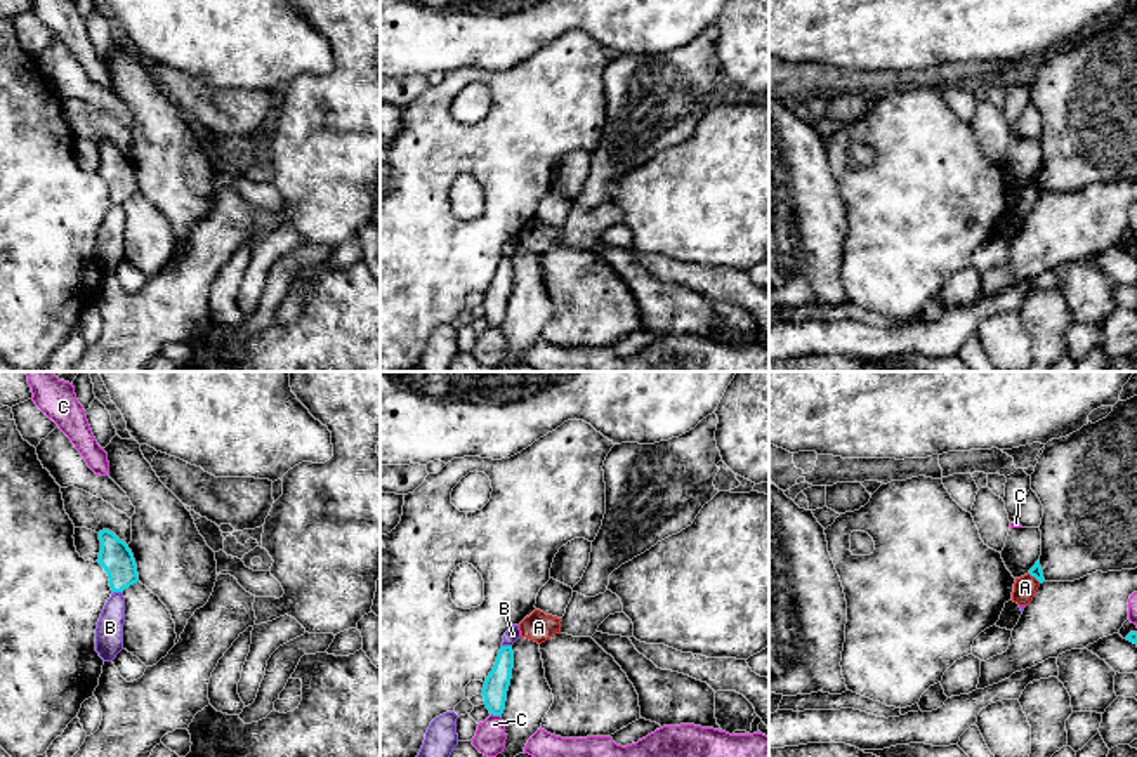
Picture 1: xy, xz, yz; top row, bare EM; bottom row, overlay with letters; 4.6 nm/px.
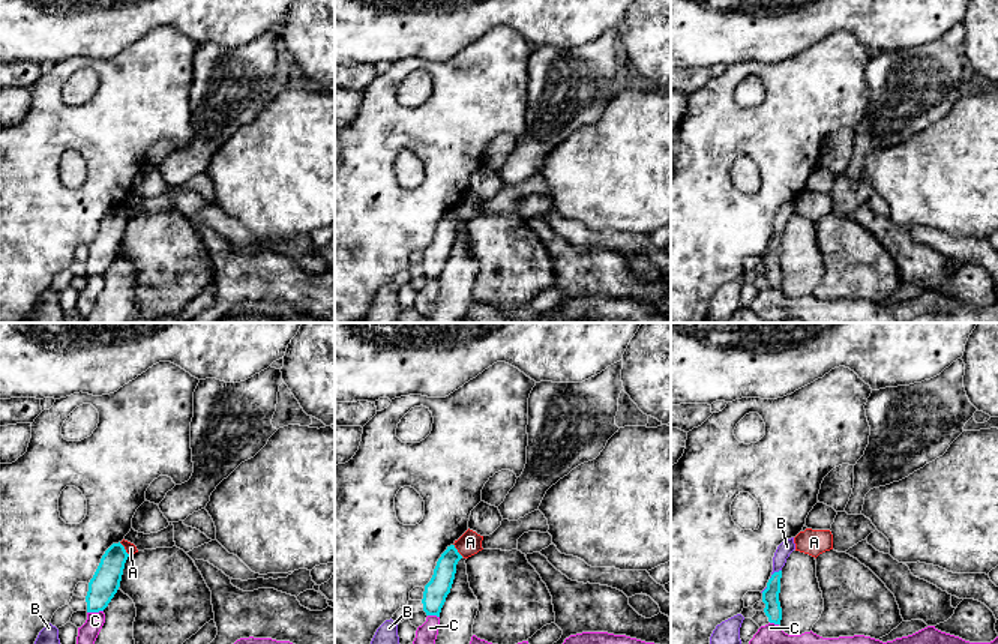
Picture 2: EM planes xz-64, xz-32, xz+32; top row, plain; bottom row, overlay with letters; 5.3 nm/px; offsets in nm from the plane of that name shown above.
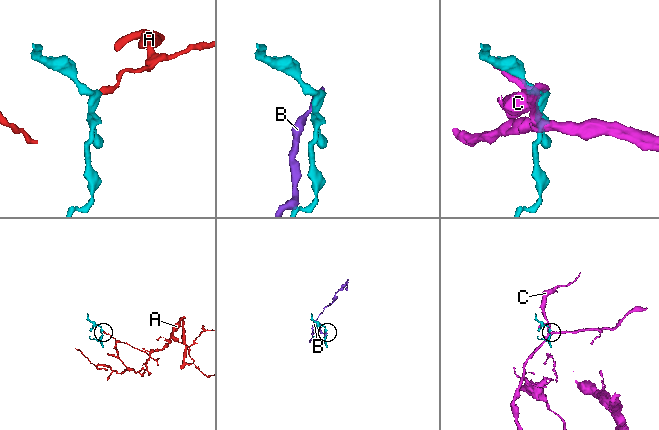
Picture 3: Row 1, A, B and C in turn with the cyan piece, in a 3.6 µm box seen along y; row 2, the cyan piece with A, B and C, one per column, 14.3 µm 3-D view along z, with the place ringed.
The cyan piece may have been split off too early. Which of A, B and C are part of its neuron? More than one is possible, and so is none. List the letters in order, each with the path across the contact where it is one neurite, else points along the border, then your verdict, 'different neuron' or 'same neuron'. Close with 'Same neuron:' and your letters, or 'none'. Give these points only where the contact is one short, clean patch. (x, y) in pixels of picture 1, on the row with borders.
A: along yz (1028, 573), (1040, 582) | different neuron
B: along xy (113, 591), (122, 592) | different neuron
C: different neuron
Same neuron: none

